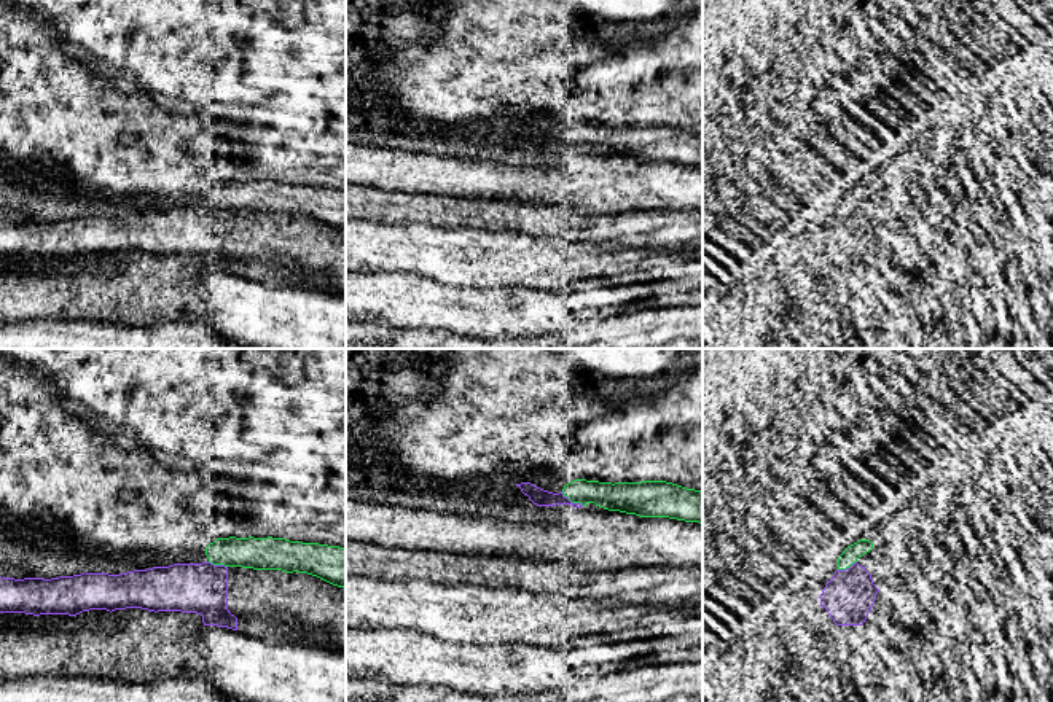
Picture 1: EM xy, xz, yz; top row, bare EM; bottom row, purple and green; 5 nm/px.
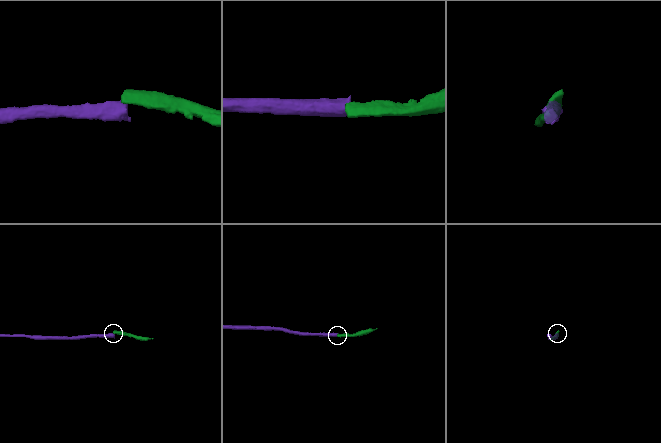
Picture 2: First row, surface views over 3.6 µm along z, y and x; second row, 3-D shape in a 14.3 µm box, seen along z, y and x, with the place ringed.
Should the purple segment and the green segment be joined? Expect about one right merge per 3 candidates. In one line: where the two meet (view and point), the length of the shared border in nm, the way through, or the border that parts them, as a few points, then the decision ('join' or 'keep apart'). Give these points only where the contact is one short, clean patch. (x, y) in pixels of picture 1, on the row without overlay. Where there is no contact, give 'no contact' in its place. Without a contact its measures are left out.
contact xz (571, 145); length 140 nm; join

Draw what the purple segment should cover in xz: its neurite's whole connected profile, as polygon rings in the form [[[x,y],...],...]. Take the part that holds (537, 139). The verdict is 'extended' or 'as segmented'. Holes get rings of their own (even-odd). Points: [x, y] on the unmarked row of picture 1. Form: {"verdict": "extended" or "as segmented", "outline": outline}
{"verdict": "extended", "outline": [[[575,123],[559,137],[543,134],[530,126],[516,127],[537,150],[594,146],[609,154],[640,161],[669,161],[703,167],[703,134],[687,132],[666,124],[599,126]]]}

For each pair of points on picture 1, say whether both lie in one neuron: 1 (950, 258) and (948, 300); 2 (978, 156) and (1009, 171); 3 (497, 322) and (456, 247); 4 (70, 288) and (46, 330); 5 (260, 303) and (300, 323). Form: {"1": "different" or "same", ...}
{"1": "different", "2": "different", "3": "different", "4": "different", "5": "same"}

